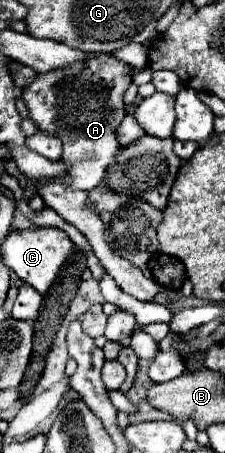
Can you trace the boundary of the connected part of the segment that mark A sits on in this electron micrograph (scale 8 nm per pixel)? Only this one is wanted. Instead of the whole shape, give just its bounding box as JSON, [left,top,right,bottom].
[22,53,130,191]

